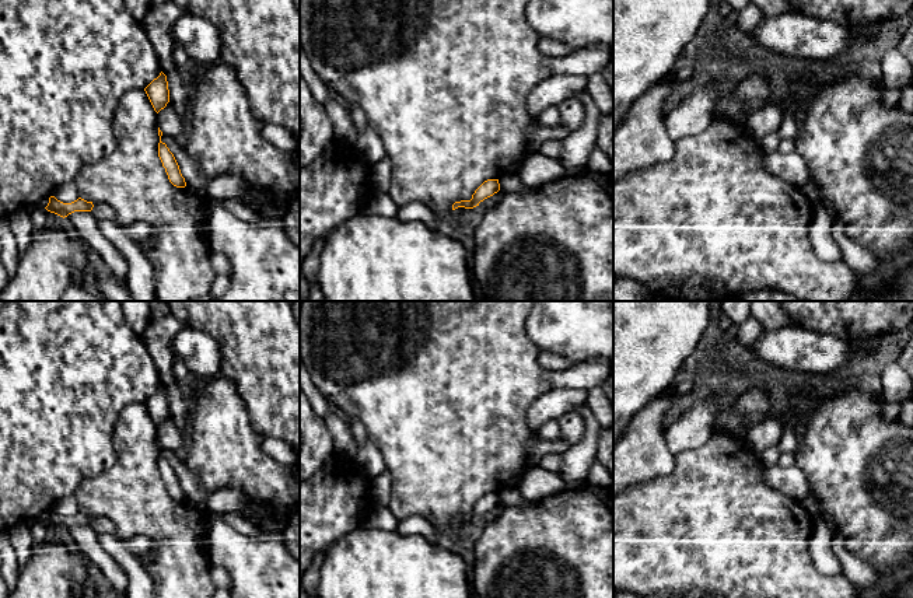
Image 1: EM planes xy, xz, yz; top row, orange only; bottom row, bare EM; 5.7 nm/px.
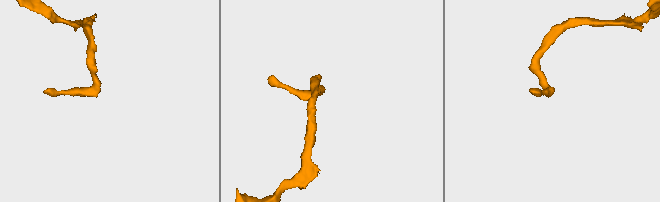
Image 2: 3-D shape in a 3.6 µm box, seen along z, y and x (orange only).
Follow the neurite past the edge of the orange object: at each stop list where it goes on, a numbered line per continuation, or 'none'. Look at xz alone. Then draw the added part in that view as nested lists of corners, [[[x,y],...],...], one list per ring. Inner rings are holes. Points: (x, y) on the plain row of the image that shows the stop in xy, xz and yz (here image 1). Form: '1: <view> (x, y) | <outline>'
none

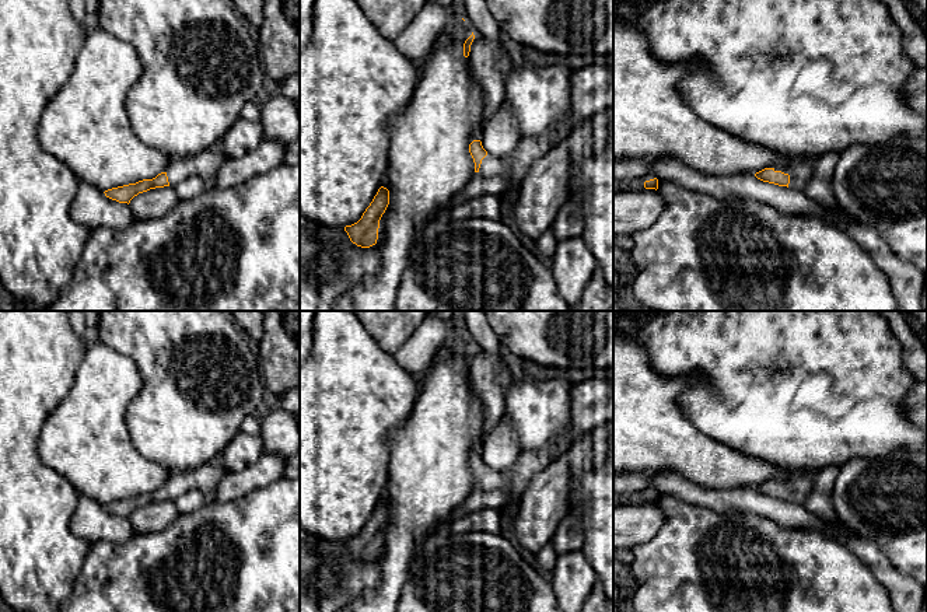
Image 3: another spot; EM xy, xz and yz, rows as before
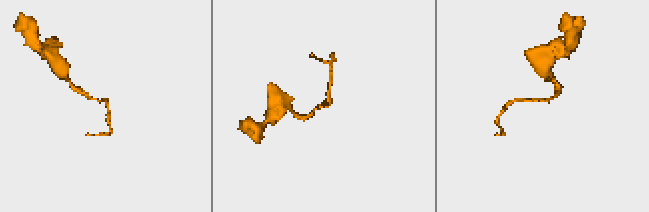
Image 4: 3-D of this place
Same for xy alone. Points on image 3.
1: xy (206, 478) | [[[213,461],[195,469],[171,472],[164,486],[167,487],[169,500],[172,501],[192,489],[197,489],[211,500],[225,473],[227,471],[223,465],[218,461]]]

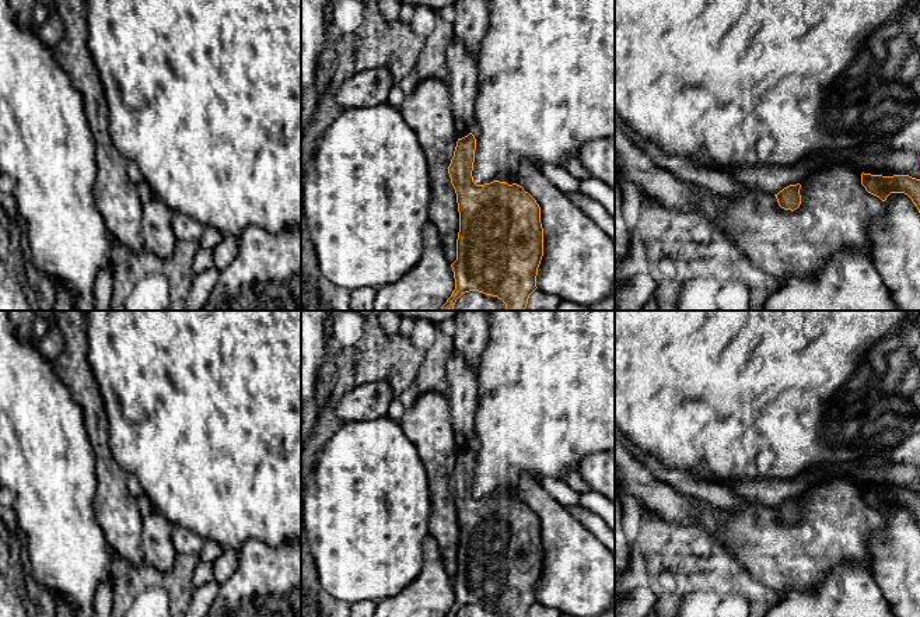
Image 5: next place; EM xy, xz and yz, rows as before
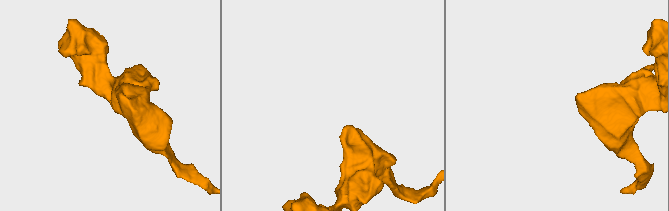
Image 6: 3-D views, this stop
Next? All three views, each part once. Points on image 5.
none

